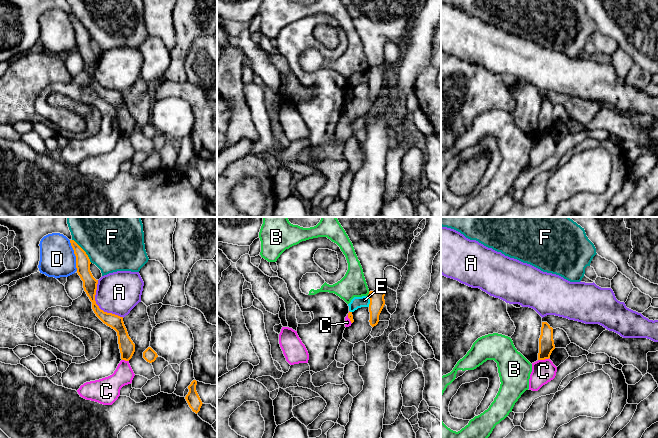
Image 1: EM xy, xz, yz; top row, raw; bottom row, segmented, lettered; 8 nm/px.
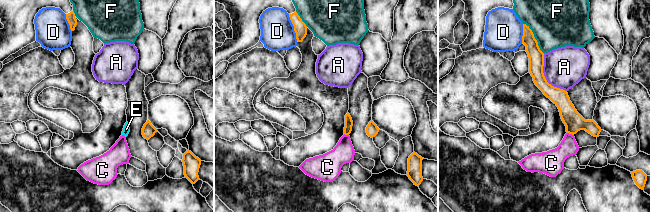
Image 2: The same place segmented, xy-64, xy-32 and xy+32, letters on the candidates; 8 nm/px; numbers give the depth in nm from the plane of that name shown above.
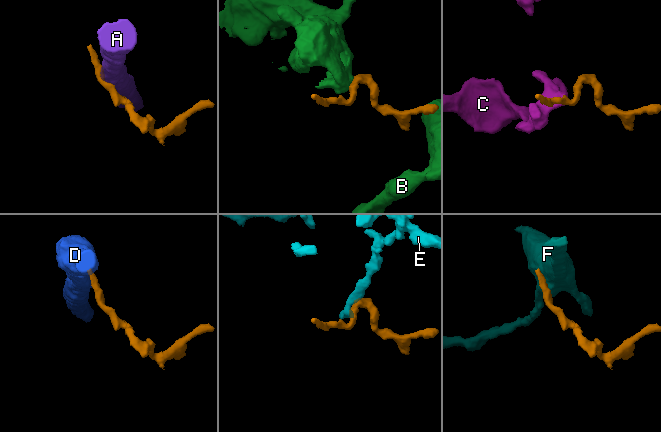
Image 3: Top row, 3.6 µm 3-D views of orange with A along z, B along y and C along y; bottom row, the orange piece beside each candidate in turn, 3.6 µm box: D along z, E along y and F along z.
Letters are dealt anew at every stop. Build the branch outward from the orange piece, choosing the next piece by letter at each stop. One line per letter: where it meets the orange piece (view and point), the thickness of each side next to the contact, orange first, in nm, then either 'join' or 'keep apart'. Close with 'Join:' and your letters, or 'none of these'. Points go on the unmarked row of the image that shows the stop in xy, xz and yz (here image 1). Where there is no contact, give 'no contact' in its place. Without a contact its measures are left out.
A: meets orange in xy at (98, 82); 110 nm thick on the orange side, 340 nm on the other; keep apart
B: meets orange in xz at (368, 70); 120 nm thick on the orange side, 200 nm on the other; keep apart
C: meets orange in yz at (543, 135); 130 nm thick on the orange side, 190 nm on the other; keep apart
D: meets orange in xy at (75, 31); 110 nm thick on the orange side, 280 nm on the other; keep apart
E: meets orange in xz at (370, 77); 120 nm thick on the orange side, 100 nm on the other; keep apart
F: meets orange in xy at (84, 27); 110 nm thick on the orange side, 380 nm on the other; keep apart
Join: none of these

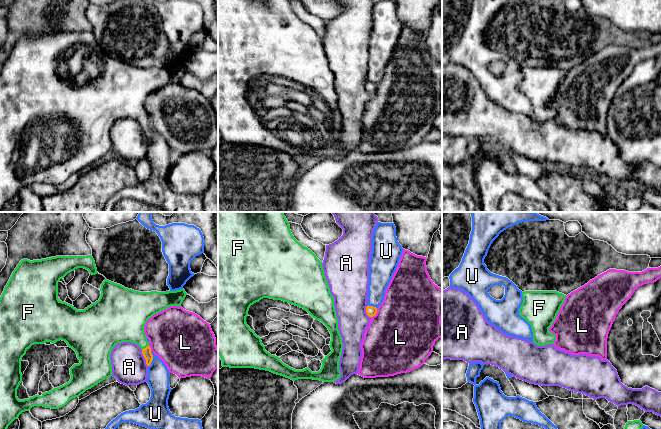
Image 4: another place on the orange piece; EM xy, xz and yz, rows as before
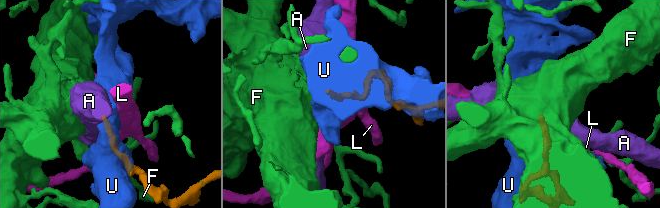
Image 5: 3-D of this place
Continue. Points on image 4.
A: meets orange in xy at (144, 133); 70 nm thick on the orange side, 280 nm on the other; keep apart
F: meets orange in xy at (146, 123); 70 nm thick on the orange side, 300 nm on the other; join
L: meets orange in xz at (376, 88); 90 nm thick on the orange side, 500 nm on the other; keep apart
U: meets orange in xy at (152, 135); 70 nm thick on the orange side, 180 nm on the other; keep apart
Join: F

